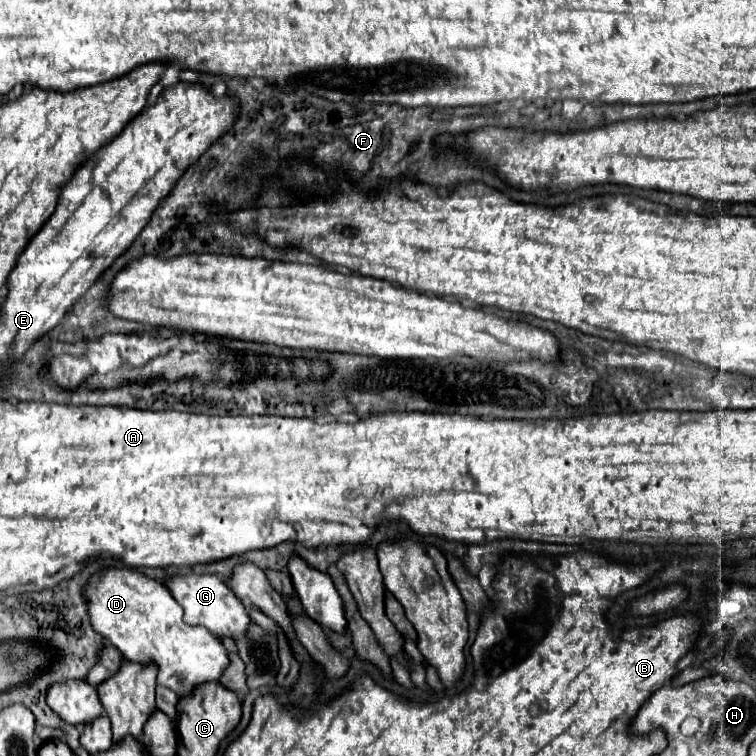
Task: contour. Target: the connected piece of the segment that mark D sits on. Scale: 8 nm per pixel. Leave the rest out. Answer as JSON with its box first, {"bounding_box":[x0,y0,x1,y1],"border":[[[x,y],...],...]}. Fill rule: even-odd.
{"bounding_box":[85,568,229,698],"border":[[[109,568],[103,570],[101,574],[93,576],[85,596],[89,600],[89,614],[91,614],[91,624],[93,628],[109,640],[113,646],[117,646],[123,656],[131,662],[139,664],[155,664],[159,668],[157,682],[159,686],[165,686],[173,690],[179,698],[191,696],[197,686],[207,684],[207,682],[219,682],[223,672],[229,668],[229,654],[225,646],[207,634],[207,630],[199,630],[199,626],[191,628],[183,622],[183,608],[177,604],[177,600],[171,596],[165,584],[159,580],[153,580],[137,570],[127,570],[127,568]]]}

